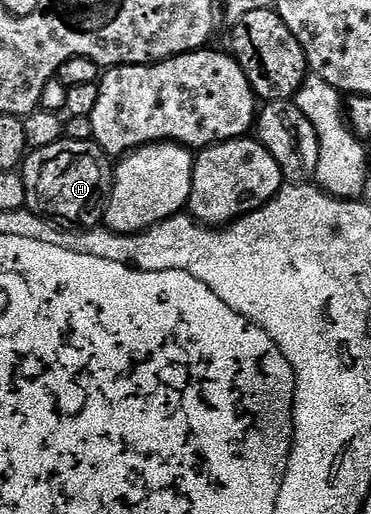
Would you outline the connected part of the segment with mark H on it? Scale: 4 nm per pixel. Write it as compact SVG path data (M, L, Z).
M63 137L46 148L32 150L22 163L22 173L26 184L27 209L36 217L52 223L57 228L71 228L76 232L95 230L103 223L108 194L112 191L114 166L109 155L95 142L79 142Z

